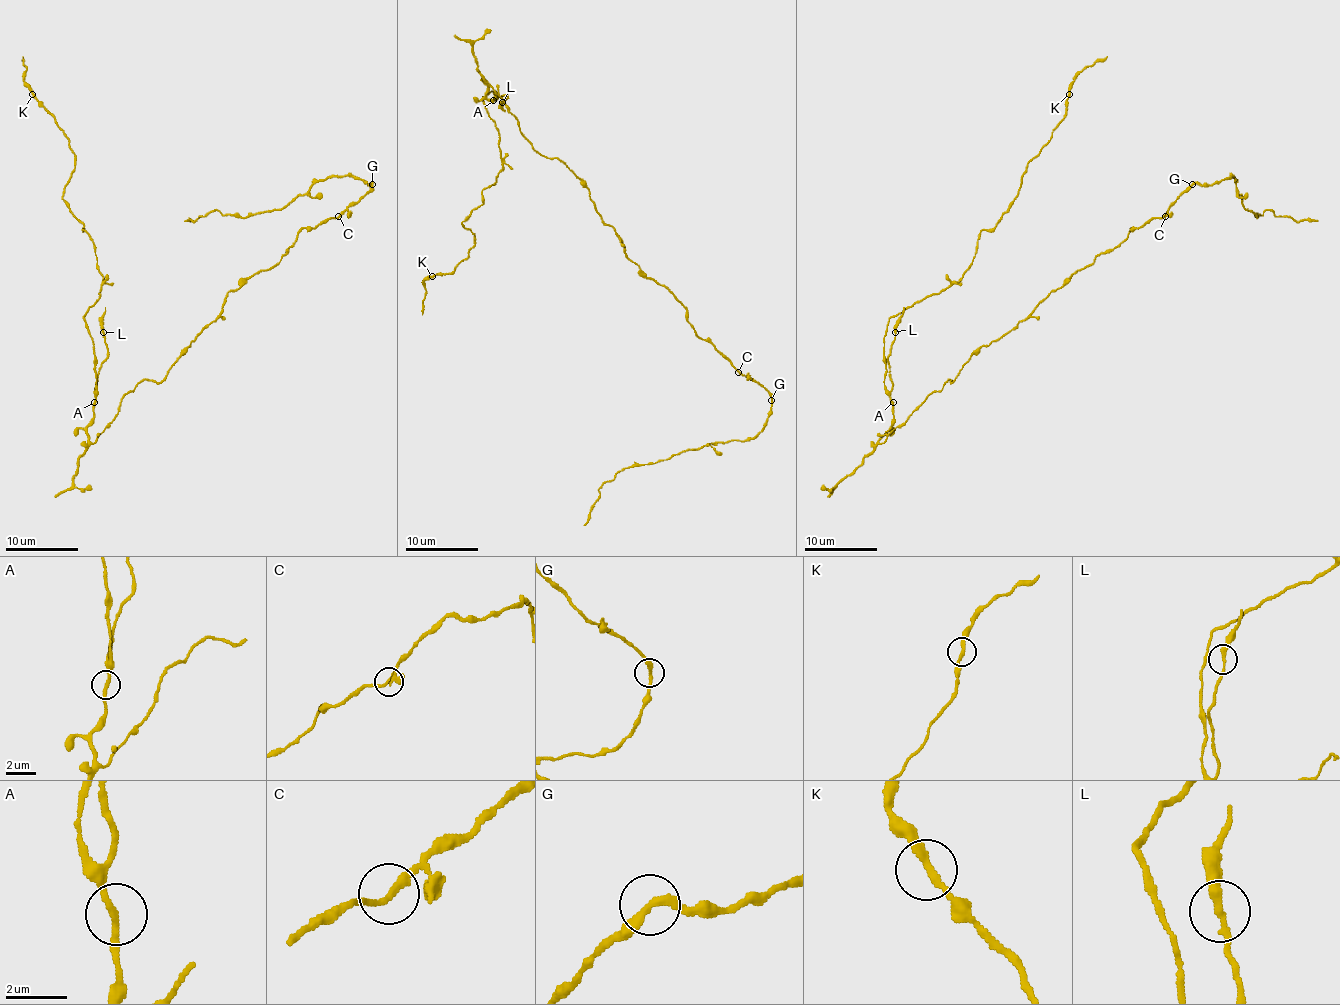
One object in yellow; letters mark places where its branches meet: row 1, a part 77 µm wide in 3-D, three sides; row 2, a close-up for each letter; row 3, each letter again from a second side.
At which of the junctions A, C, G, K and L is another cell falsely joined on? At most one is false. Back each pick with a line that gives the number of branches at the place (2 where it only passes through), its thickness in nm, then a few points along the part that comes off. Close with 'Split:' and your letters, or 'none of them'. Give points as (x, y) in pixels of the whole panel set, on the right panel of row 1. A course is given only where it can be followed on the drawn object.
G: Branches: 2. Thickness 260 nm. Course of the part to remove: (1192, 183), (1219, 183), (1234, 176), (1235, 190), (1257, 218), (1272, 210), (1295, 221), (1317, 221)
Split: G

